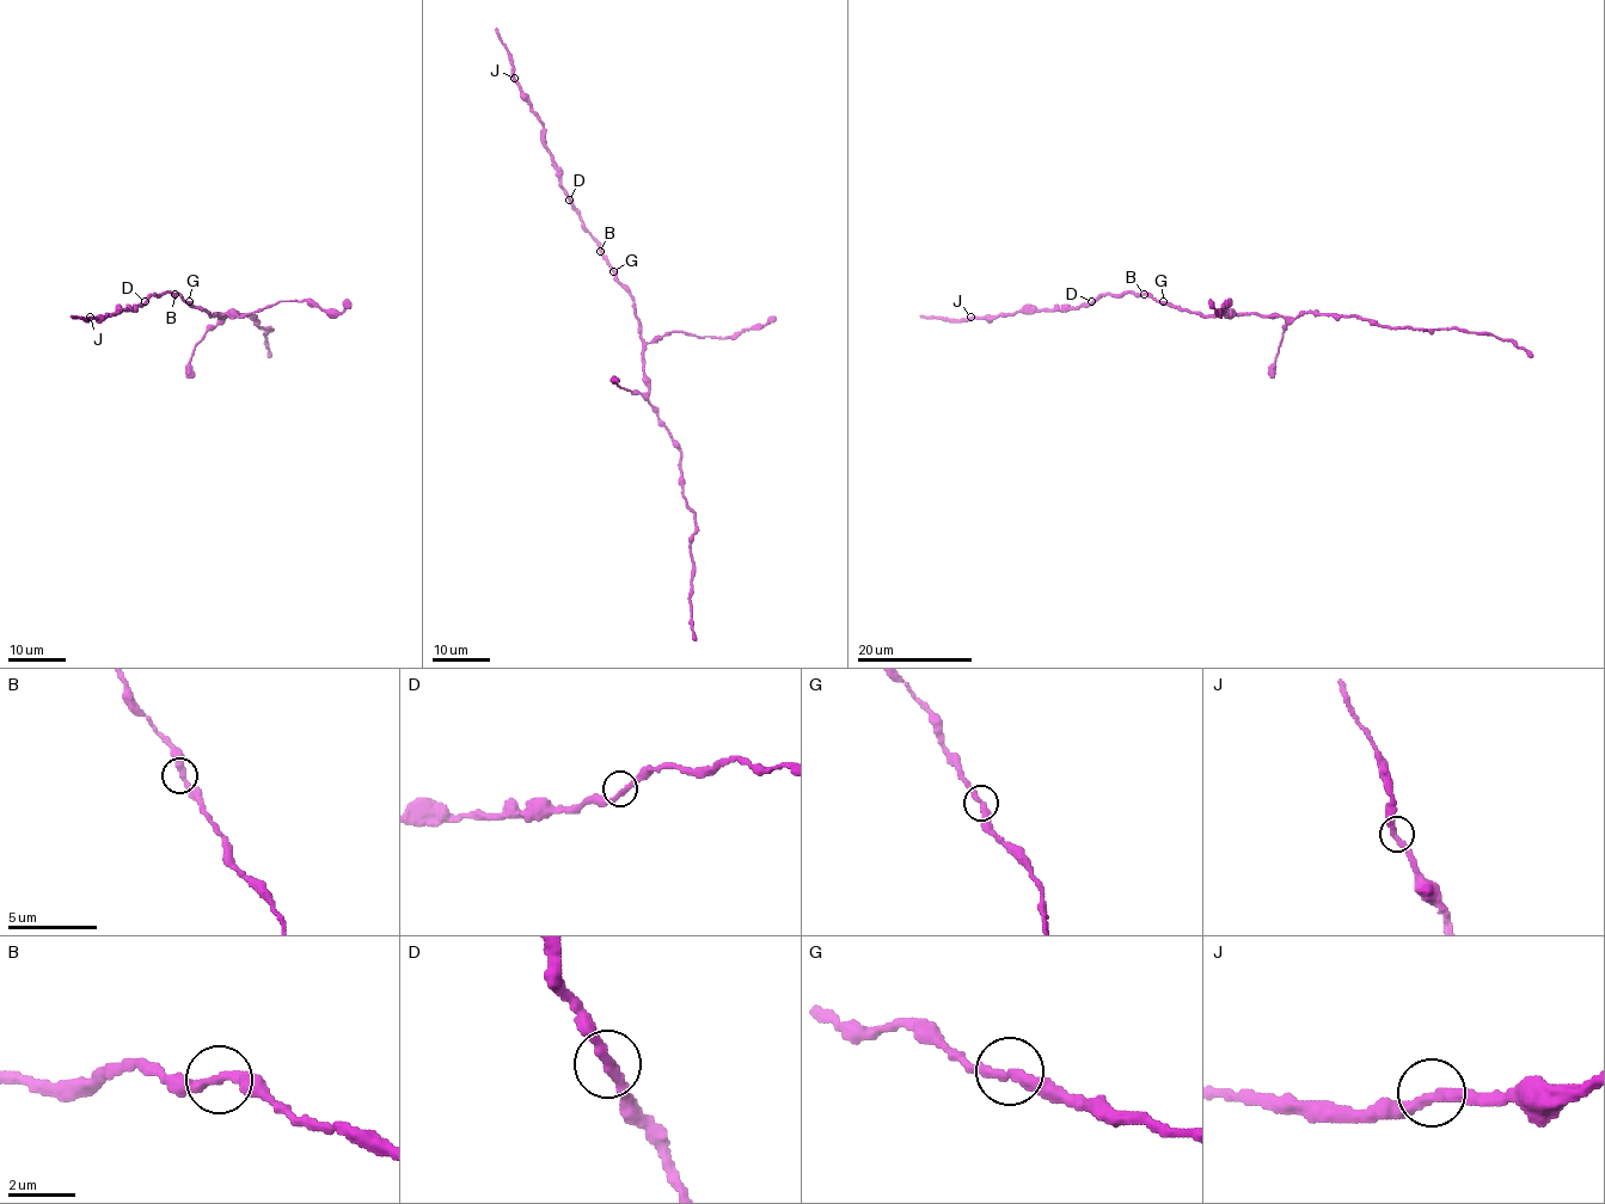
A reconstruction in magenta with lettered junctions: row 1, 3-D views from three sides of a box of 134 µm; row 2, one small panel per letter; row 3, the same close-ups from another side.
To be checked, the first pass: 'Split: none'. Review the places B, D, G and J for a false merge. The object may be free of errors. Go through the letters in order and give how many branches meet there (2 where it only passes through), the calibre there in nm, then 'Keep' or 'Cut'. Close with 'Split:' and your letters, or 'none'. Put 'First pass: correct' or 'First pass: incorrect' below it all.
B: Branches: 2. Thickness 300 nm. Keep
D: Branches: 2. Thickness 320 nm. Keep
G: Branches: 2. Thickness 320 nm. Keep
J: Branches: 2. Thickness 320 nm. Keep
Split: none
First pass: correct

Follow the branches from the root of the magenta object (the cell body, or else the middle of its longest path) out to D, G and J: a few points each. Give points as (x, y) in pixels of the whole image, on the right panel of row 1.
D: (1215, 315), (1180, 309), (1146, 294), (1103, 294), (1091, 301)
G: (1215, 315), (1190, 313), (1164, 301)
J: (1215, 315), (1180, 309), (1146, 294), (1122, 293), (1103, 294), (1079, 307), (971, 317)

